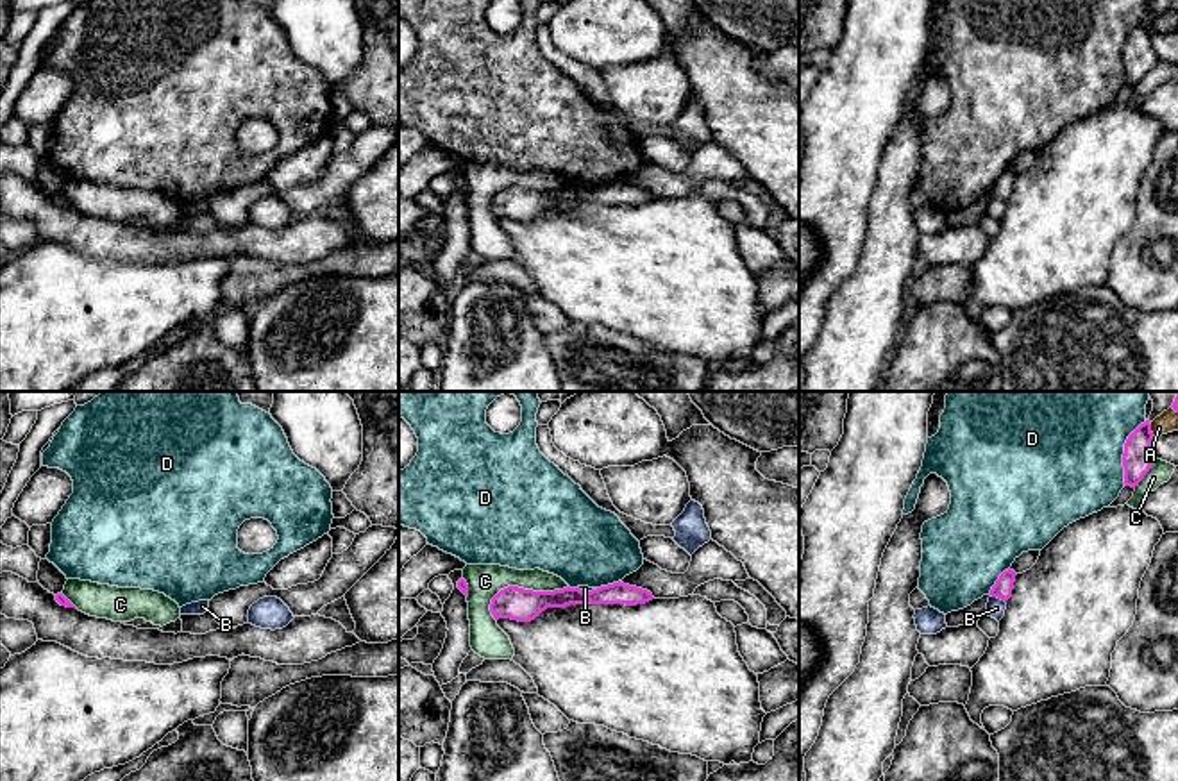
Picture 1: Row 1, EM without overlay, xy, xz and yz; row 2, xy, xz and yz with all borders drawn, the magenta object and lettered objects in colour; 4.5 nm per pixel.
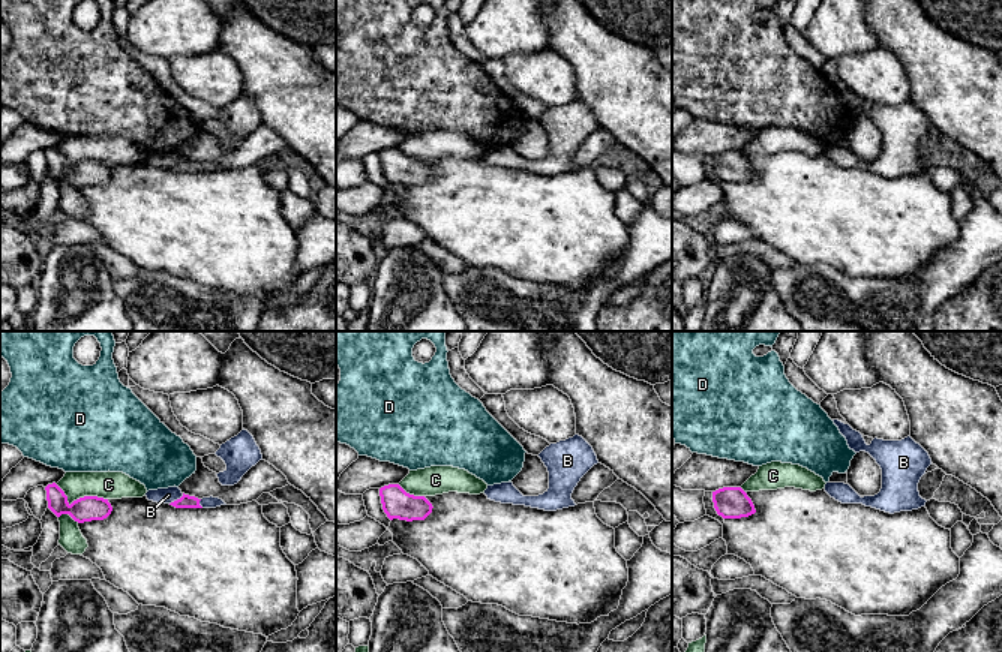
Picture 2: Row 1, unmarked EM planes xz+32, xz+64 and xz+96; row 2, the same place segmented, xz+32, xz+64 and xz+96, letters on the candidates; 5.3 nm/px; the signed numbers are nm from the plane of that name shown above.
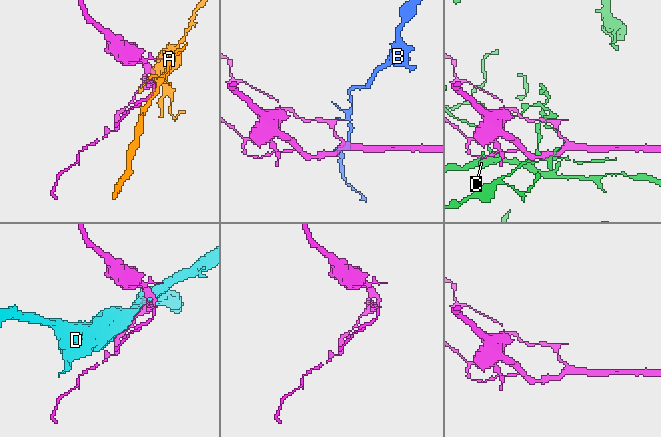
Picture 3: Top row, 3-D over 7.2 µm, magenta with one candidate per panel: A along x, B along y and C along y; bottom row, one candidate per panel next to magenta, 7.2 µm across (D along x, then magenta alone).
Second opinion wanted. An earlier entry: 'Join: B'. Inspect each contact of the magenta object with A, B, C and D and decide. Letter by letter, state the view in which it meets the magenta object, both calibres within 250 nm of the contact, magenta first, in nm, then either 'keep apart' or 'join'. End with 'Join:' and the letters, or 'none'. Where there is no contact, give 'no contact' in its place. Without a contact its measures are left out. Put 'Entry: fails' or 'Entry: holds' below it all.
A: yz | 130/90 nm | keep apart
B: yz | 90/80 nm | keep apart
C: xz | 150/160 nm | keep apart
D: yz | 130/480 nm | keep apart
Join: none
Entry: fails

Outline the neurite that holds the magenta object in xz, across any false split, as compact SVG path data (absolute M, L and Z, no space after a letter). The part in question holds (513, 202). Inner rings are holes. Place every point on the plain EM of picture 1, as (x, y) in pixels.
M613 182L592 191L563 188L554 191L533 191L518 186L501 189L490 204L495 220L511 218L531 222L547 207L567 207L570 204L626 204L636 206L652 200L652 193L624 182Z

